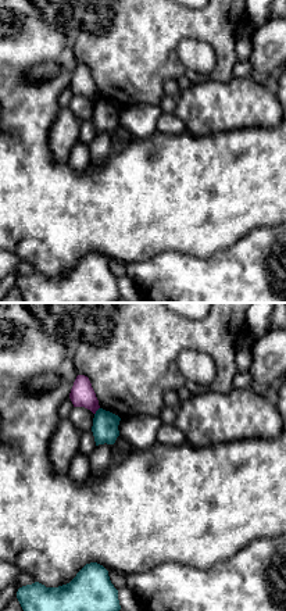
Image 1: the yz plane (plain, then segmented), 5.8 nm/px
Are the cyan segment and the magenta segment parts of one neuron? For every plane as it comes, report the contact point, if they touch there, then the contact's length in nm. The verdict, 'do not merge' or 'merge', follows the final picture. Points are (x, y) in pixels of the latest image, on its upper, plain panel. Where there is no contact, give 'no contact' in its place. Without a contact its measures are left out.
meets cyan at (96, 100); contact 50 nm long

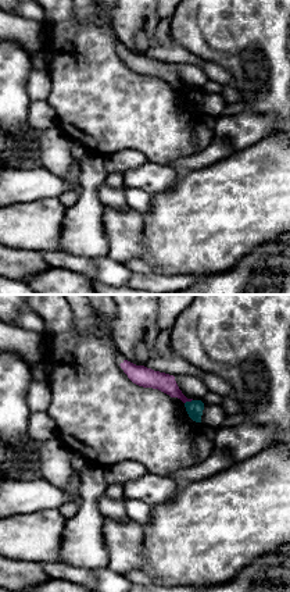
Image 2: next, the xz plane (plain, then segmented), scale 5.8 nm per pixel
meets cyan at (188, 91); contact 50 nm long

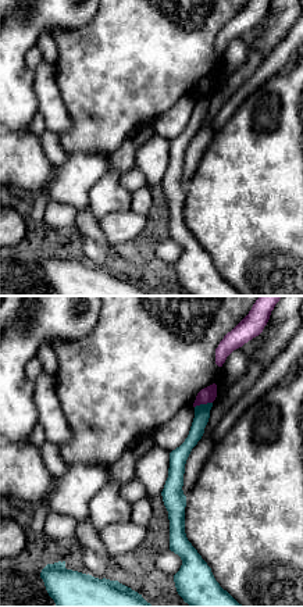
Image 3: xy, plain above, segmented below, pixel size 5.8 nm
meets cyan at (203, 93); contact 110 nm long

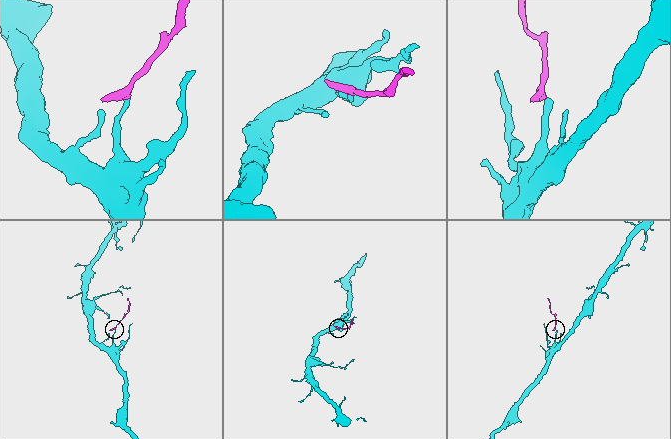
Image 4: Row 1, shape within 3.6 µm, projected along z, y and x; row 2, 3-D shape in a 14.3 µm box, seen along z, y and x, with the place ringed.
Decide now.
do not merge

